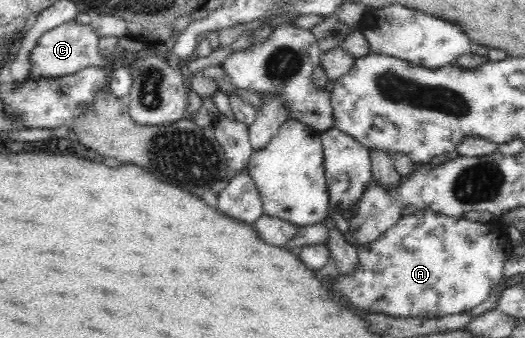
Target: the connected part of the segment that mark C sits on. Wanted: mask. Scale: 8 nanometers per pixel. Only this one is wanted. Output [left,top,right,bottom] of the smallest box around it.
[26,22,117,81]

